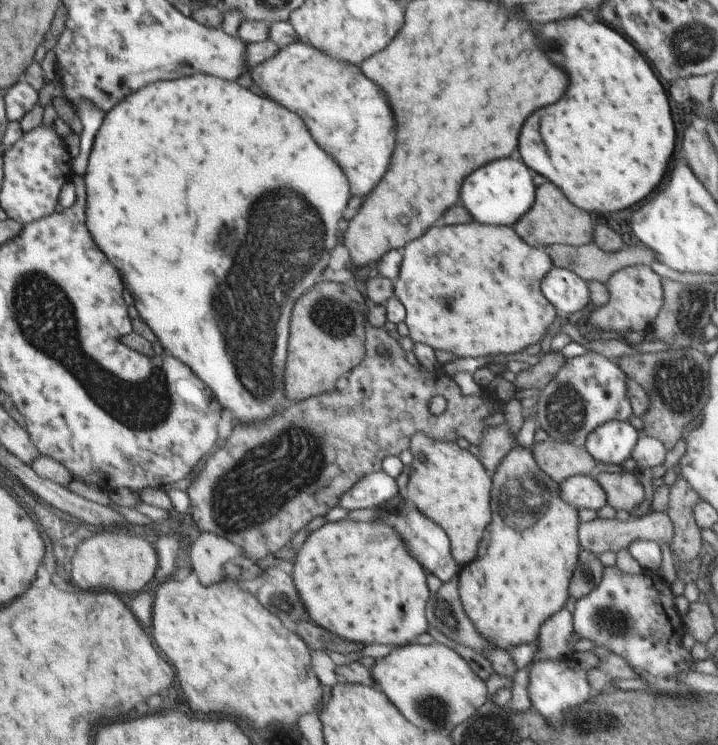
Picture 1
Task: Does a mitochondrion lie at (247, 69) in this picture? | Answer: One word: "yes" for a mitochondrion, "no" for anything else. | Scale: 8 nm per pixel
no

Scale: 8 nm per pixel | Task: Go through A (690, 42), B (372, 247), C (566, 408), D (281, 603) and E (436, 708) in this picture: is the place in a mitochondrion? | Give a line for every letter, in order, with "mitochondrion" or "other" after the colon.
A: mitochondrion
B: other
C: mitochondrion
D: mitochondrion
E: mitochondrion

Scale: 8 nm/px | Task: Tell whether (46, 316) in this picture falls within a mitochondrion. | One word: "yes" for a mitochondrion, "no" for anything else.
yes

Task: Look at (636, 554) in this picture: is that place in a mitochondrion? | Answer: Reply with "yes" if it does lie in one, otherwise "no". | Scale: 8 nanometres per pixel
no

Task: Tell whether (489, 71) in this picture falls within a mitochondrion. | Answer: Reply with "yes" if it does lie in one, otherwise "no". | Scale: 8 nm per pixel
no

